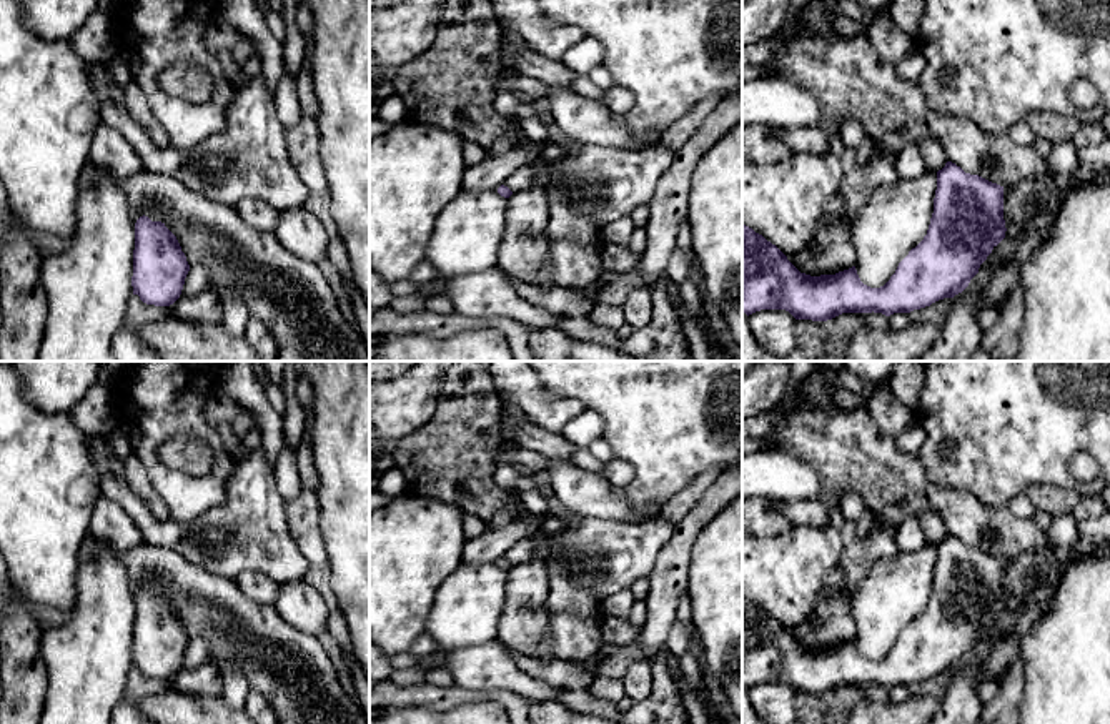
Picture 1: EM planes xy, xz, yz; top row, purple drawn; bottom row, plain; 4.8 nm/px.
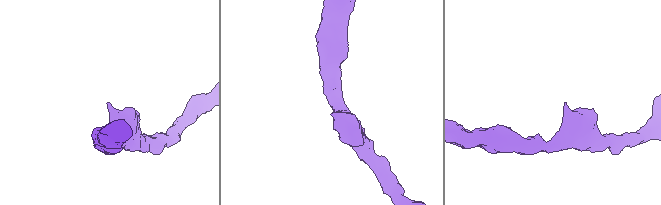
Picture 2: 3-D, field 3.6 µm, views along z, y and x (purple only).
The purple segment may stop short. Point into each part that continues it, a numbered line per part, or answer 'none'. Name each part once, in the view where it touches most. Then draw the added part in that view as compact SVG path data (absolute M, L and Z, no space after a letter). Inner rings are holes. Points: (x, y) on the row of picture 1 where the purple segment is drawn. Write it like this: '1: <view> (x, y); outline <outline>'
none

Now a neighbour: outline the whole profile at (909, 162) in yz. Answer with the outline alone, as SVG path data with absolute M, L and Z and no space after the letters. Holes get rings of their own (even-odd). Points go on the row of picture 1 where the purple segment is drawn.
M909 145L904 150L899 150L894 156L894 166L899 178L904 180L919 178L929 171L920 151L920 145Z

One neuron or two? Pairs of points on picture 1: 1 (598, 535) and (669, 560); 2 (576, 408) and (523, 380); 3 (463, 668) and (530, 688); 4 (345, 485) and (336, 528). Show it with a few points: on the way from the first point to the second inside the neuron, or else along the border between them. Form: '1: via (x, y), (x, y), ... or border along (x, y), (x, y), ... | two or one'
1: border along (676, 525), (646, 576) | two
2: via (563, 408), (550, 408), (535, 393) | one
3: via (480, 668), (493, 668), (513, 679) | one
4: via (345, 495), (345, 518) | one

